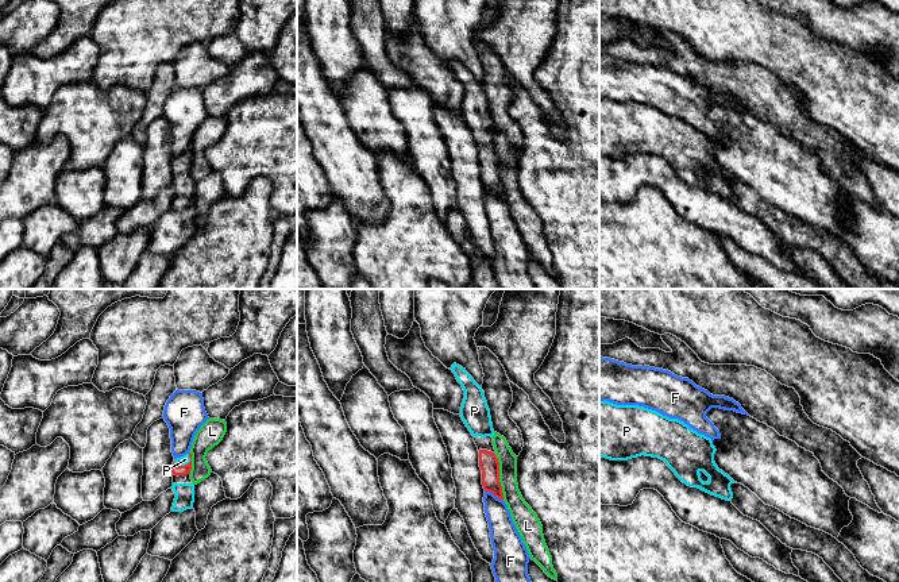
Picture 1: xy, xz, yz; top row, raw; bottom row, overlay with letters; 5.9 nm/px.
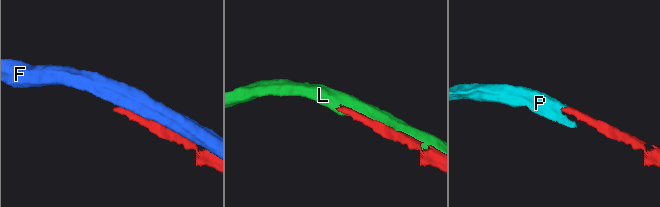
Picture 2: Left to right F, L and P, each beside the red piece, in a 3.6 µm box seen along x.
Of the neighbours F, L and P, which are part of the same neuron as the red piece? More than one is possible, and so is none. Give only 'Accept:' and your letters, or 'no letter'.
Accept: P

